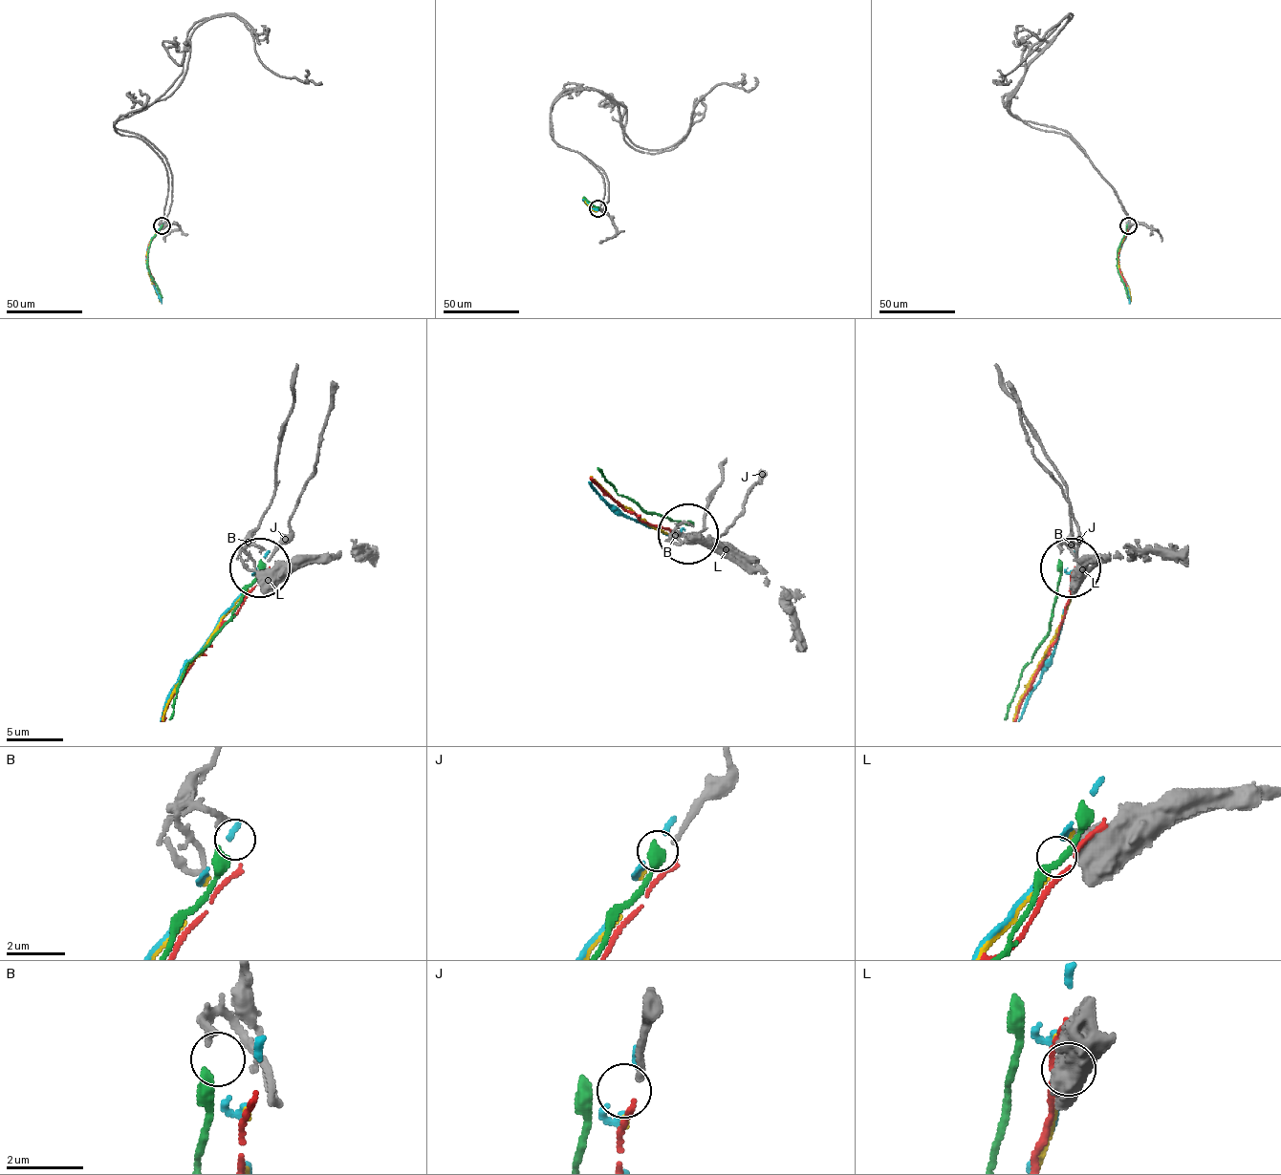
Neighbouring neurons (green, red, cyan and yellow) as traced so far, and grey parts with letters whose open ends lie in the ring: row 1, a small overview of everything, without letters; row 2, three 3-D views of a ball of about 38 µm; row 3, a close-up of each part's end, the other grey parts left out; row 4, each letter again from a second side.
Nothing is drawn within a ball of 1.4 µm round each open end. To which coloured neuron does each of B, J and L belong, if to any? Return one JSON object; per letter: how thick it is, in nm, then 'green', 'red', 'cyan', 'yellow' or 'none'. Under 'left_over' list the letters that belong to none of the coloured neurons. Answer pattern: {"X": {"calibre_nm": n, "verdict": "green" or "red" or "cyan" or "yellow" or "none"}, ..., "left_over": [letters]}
{"B": {"calibre_nm": 180, "verdict": "green"}, "J": {"calibre_nm": 170, "verdict": "yellow"}, "L": {"calibre_nm": 650, "verdict": "none"}, "left_over": ["L"]}

